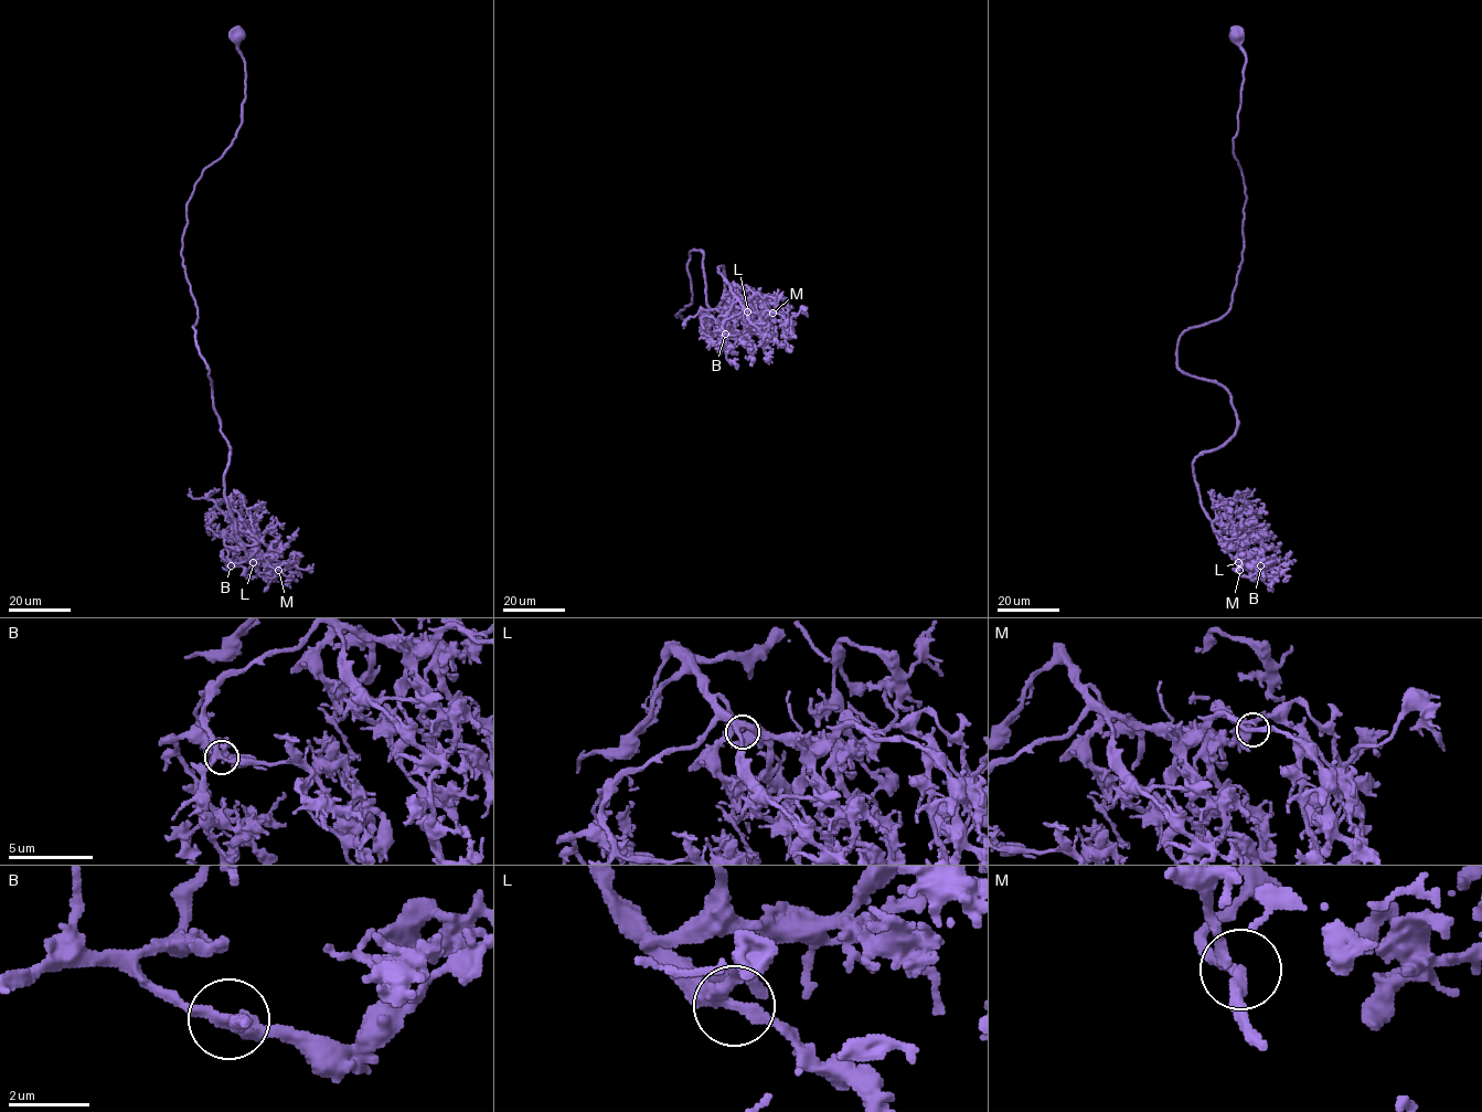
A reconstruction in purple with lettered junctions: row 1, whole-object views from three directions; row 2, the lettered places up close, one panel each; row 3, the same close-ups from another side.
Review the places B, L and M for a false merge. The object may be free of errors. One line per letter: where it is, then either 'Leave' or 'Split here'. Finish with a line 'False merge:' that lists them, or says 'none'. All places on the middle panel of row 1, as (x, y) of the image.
B: Place: (725, 334). Leave
L: Place: (747, 311). Leave
M: Place: (773, 313). Leave
False merge: none

